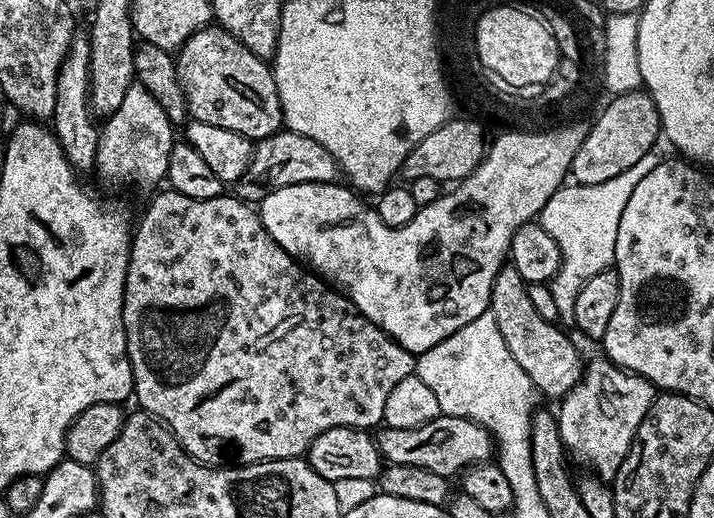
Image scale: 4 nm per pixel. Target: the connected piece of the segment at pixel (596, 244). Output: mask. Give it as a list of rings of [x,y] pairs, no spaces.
[[[653,150],[642,154],[642,158],[638,158],[630,170],[622,170],[622,174],[618,174],[618,178],[610,178],[610,182],[569,183],[555,192],[541,210],[538,222],[550,234],[550,238],[558,243],[560,251],[559,272],[548,285],[557,304],[561,323],[573,325],[574,305],[581,286],[596,274],[607,271],[615,261],[614,246],[618,238],[618,222],[622,222],[622,210],[626,210],[626,202],[630,202],[634,186],[638,186],[638,182],[642,182],[642,178],[646,178],[646,174],[660,164],[662,156],[658,153]]]

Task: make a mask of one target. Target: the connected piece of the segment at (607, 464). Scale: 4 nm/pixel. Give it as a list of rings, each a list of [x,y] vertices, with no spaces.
[[[599,359],[589,364],[587,361],[580,381],[559,401],[556,421],[569,457],[581,460],[589,473],[611,482],[634,442],[642,418],[656,401],[658,389],[645,376],[627,372],[613,360]]]

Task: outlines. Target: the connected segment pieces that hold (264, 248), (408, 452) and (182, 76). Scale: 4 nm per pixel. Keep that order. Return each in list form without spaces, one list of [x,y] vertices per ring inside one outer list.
[[[163,191],[155,193],[157,196],[149,202],[140,225],[135,225],[124,283],[124,333],[132,363],[134,400],[140,403],[137,405],[167,424],[176,435],[177,442],[193,460],[209,466],[220,466],[225,462],[242,465],[256,464],[259,460],[295,460],[303,457],[314,438],[318,438],[318,434],[326,434],[326,430],[375,429],[384,419],[384,407],[386,398],[390,398],[390,390],[394,390],[402,378],[413,375],[416,356],[385,334],[377,324],[370,322],[370,318],[361,314],[347,296],[286,254],[286,250],[270,238],[266,226],[262,226],[259,211],[249,201],[241,200],[235,194],[195,200],[186,198],[186,194]]]
[[[441,414],[417,428],[384,426],[375,433],[374,439],[381,457],[388,464],[422,466],[422,470],[434,470],[434,474],[442,474],[449,478],[463,473],[465,468],[470,468],[474,464],[491,461],[494,456],[492,435],[481,424],[475,424],[473,420],[461,416]]]
[[[209,26],[207,28],[200,28],[194,34],[190,34],[190,38],[186,38],[186,42],[179,48],[174,56],[176,63],[177,78],[180,80],[181,89],[185,94],[185,102],[187,104],[187,115],[191,119],[198,122],[210,122],[210,126],[226,126],[226,130],[234,130],[234,134],[242,134],[250,141],[265,140],[267,136],[273,136],[275,132],[281,131],[284,124],[284,111],[282,110],[282,102],[278,94],[278,86],[276,79],[272,76],[271,67],[261,57],[256,56],[246,46],[242,46],[242,42],[238,42],[229,34],[225,28],[219,26]]]

